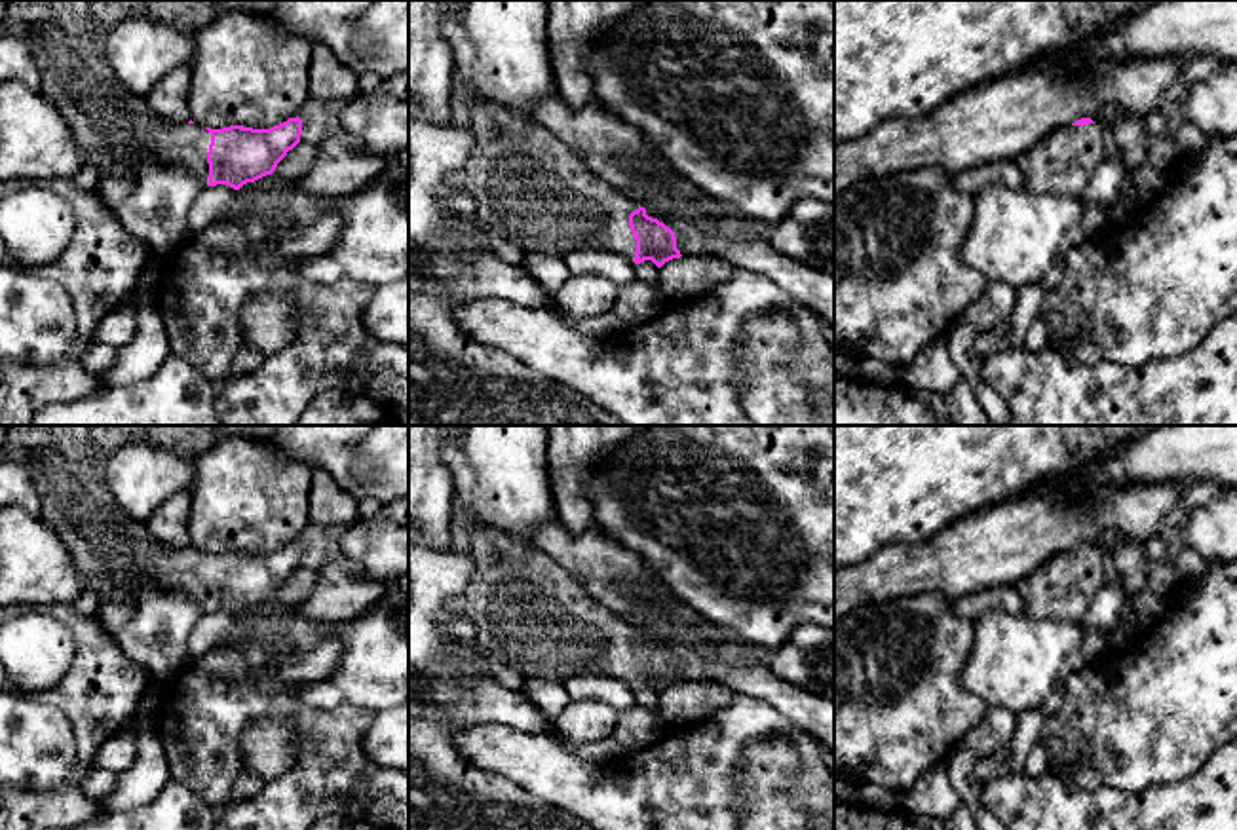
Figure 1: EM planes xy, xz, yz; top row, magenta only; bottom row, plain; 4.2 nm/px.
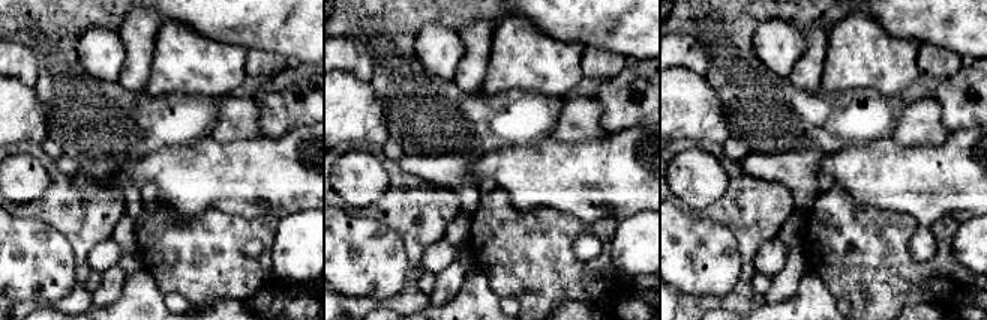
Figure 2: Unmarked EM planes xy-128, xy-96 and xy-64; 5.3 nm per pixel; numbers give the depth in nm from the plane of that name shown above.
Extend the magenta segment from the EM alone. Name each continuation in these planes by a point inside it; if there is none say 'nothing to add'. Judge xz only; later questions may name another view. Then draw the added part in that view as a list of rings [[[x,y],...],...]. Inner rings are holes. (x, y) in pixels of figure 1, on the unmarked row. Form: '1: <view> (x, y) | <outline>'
1: xz (527, 610) | [[[473,524],[469,530],[473,574],[464,593],[448,600],[454,615],[467,617],[483,646],[504,665],[515,667],[524,680],[564,682],[578,672],[608,674],[635,689],[637,665],[629,651],[629,640],[638,629],[625,617],[597,602],[562,566],[549,558],[532,541]]]

